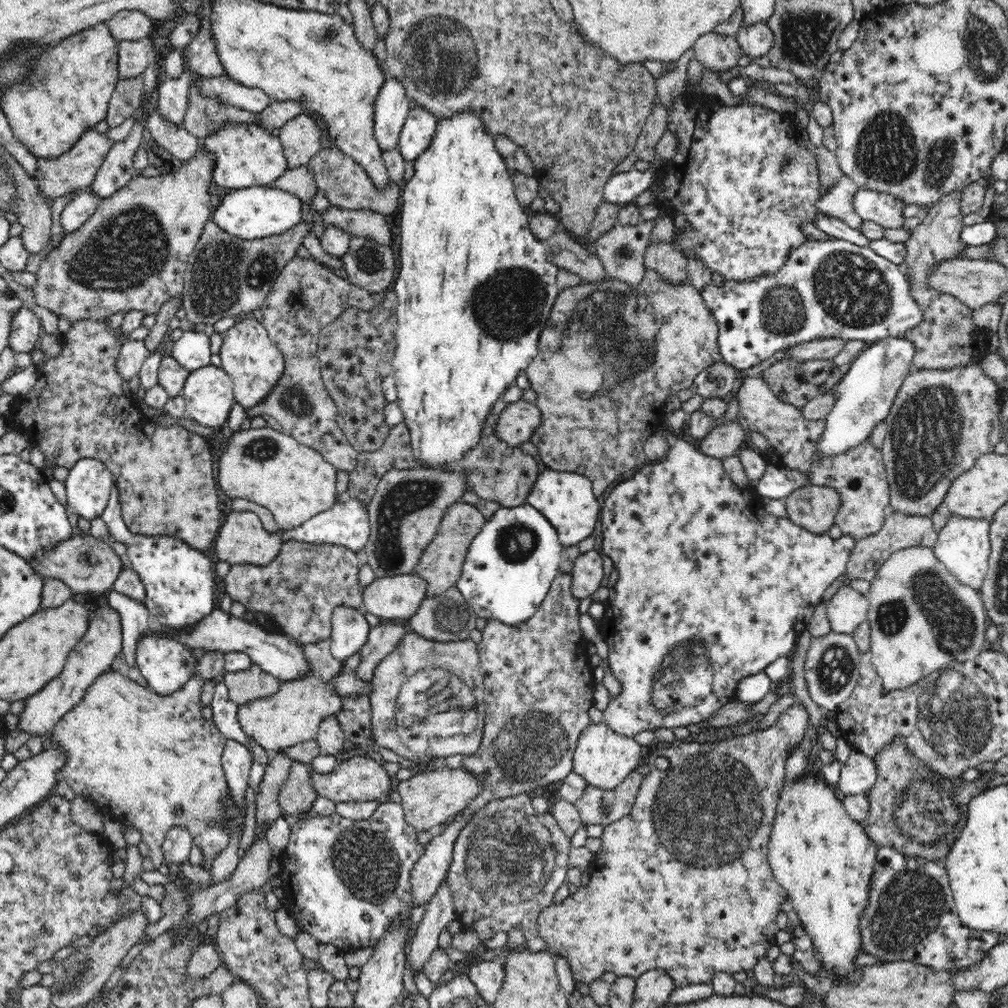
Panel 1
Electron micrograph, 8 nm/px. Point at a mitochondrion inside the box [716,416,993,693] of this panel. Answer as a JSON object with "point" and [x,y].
{"point":[954,624]}

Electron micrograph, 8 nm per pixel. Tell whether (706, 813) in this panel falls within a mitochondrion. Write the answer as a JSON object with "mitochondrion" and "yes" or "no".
{"mitochondrion":"yes"}

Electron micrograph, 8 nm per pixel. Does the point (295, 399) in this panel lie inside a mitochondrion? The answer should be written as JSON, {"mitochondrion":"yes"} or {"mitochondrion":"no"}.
{"mitochondrion":"yes"}

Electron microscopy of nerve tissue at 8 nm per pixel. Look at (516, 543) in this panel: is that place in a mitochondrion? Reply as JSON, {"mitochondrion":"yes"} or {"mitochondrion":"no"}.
{"mitochondrion":"yes"}

